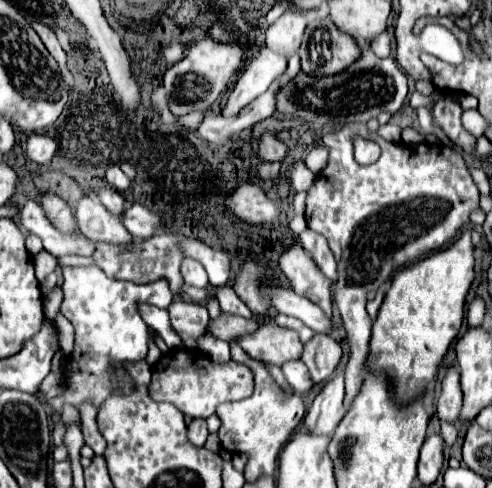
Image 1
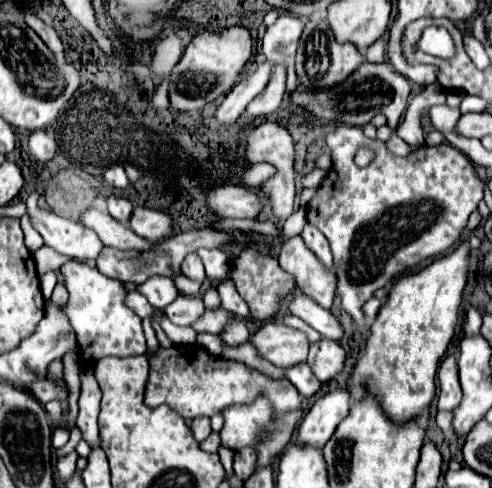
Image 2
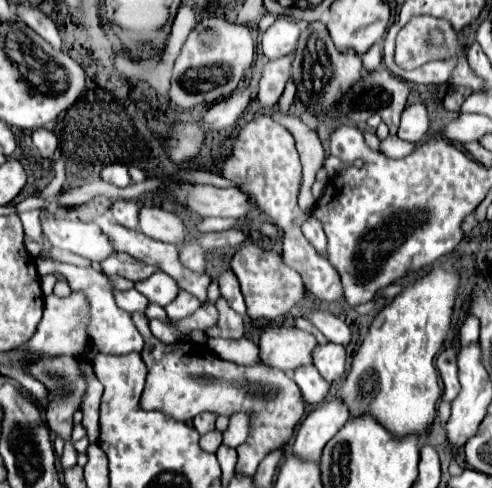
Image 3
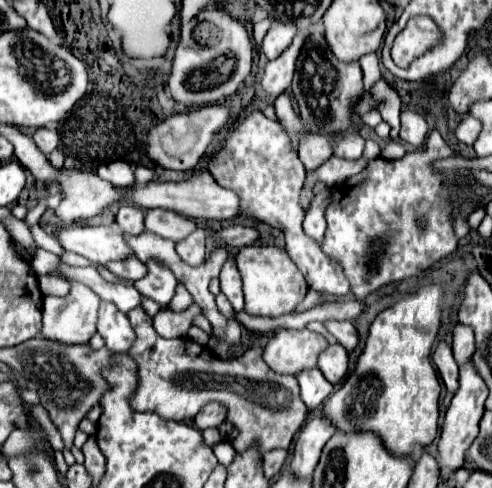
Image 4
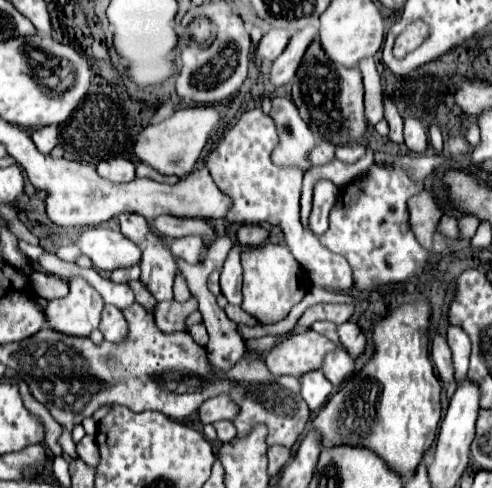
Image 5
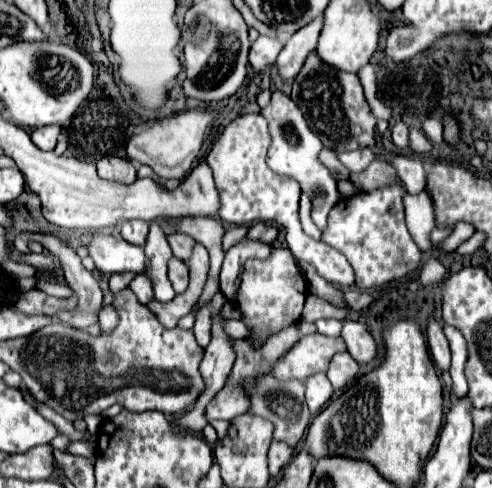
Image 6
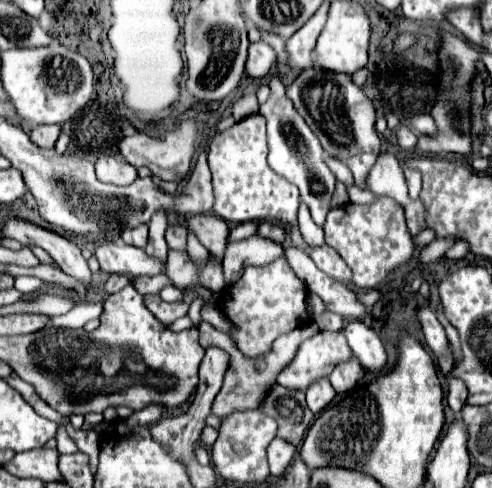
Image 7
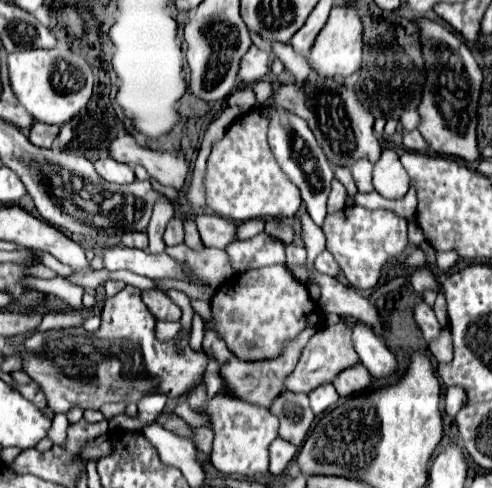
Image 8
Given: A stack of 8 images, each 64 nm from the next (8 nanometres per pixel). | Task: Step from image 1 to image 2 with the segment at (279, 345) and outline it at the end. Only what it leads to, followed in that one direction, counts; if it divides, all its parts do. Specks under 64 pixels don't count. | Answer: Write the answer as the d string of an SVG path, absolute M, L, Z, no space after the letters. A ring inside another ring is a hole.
M280 322L264 324L256 334L250 336L258 356L270 360L274 366L290 368L292 364L304 362L308 356L308 340L300 330L292 330Z

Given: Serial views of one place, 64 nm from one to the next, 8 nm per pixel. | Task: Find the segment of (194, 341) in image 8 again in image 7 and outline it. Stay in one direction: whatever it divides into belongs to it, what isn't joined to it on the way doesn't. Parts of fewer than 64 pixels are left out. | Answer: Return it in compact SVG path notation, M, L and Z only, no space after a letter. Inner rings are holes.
M196 298L190 305L188 316L192 320L193 326L195 328L198 328L198 324L200 324L201 308L205 303L205 300L203 300L202 298Z

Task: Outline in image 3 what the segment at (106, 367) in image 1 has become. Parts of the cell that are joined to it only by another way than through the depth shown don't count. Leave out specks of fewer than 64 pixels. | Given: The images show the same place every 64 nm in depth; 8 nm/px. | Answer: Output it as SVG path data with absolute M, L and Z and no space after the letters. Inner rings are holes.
M40 262L38 264L38 272L40 272L40 276L44 276L46 272L58 272L58 274L62 274L68 280L72 292L80 290L86 296L88 306L90 306L88 308L88 324L86 324L86 336L88 336L90 346L96 346L98 352L118 354L118 356L120 354L130 354L130 352L142 352L144 338L142 338L142 334L138 334L138 328L134 326L132 314L124 312L116 304L114 292L112 292L114 286L112 286L112 282L102 272L96 272L94 268L80 268L80 266L58 264L58 262ZM156 272L144 282L138 282L136 285L136 289L144 292L144 296L152 296L152 302L162 307L170 304L178 294L176 282L164 272Z

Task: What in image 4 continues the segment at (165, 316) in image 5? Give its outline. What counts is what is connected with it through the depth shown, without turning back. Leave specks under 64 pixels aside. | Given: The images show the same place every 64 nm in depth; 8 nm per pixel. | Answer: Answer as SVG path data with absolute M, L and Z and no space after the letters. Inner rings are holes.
M192 304L192 308L188 308L188 312L168 312L168 308L162 308L160 314L154 316L154 330L162 336L162 338L186 338L190 326L194 324L194 318L202 314L200 306Z

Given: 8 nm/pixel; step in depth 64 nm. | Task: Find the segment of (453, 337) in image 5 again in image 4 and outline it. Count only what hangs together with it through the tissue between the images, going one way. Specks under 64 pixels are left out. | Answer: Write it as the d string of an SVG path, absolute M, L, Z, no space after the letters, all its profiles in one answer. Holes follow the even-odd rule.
M458 324L454 328L454 342L452 342L452 350L456 356L458 364L464 364L464 360L468 360L474 354L474 328L472 326L464 326Z

